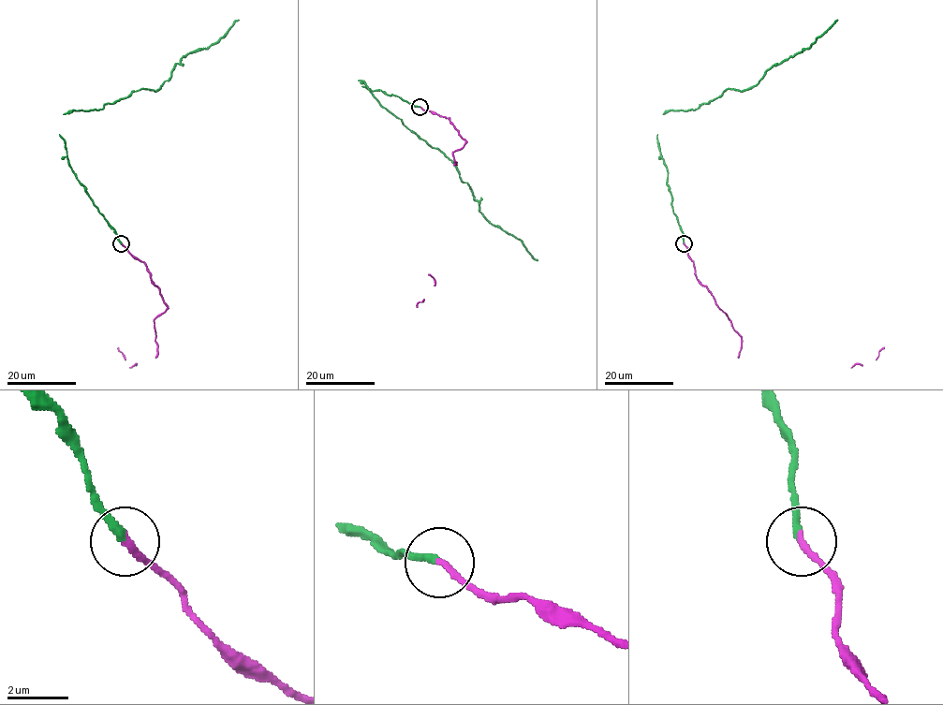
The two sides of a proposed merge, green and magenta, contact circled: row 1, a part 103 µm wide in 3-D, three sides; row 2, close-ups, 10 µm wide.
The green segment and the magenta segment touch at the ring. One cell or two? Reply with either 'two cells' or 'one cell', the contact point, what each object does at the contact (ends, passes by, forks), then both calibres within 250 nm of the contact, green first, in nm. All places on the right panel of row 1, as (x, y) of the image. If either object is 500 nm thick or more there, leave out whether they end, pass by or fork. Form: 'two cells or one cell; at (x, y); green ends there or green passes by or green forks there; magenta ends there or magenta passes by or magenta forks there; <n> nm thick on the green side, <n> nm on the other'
one cell; at (684, 243); green ends there; magenta ends there; 240 nm thick on the green side, 240 nm on the other

